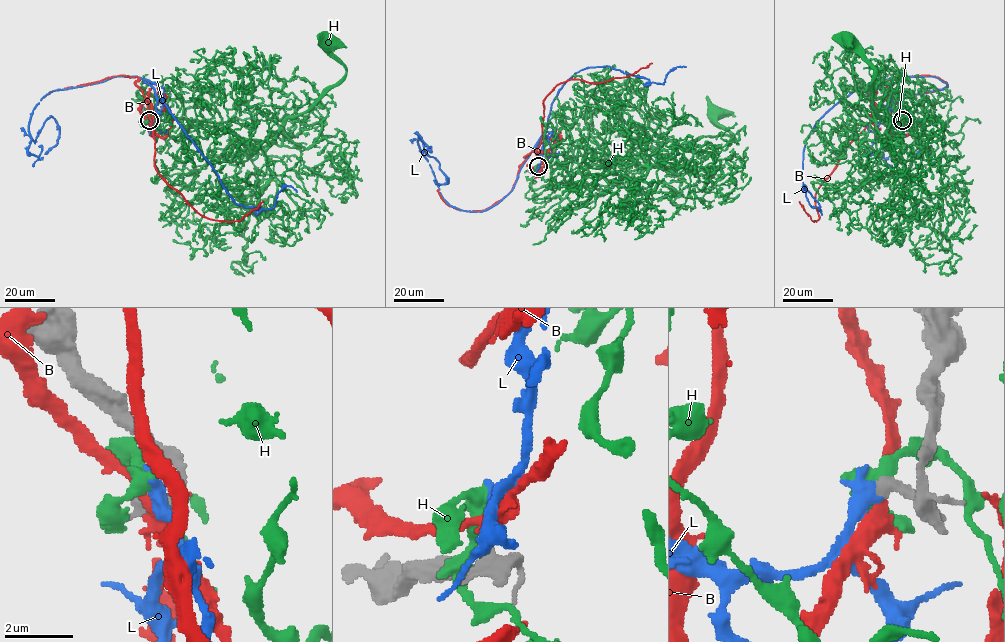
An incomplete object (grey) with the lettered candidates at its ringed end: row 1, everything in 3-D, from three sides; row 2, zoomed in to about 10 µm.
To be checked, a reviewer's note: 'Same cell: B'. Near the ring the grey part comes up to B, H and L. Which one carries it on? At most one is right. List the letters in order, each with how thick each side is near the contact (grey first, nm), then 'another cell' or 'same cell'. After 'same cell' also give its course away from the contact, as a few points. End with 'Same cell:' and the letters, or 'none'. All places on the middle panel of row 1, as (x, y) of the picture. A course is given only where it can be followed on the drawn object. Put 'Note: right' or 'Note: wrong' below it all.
B: 380/240 nm | another cell
H: 400/440 nm | another cell
L: 400/500 nm | same cell | via (538, 166), (545, 136), (502, 198), (480, 212), (459, 210), (442, 196), (419, 139), (448, 182), (433, 180)
Same cell: L
Note: wrong

